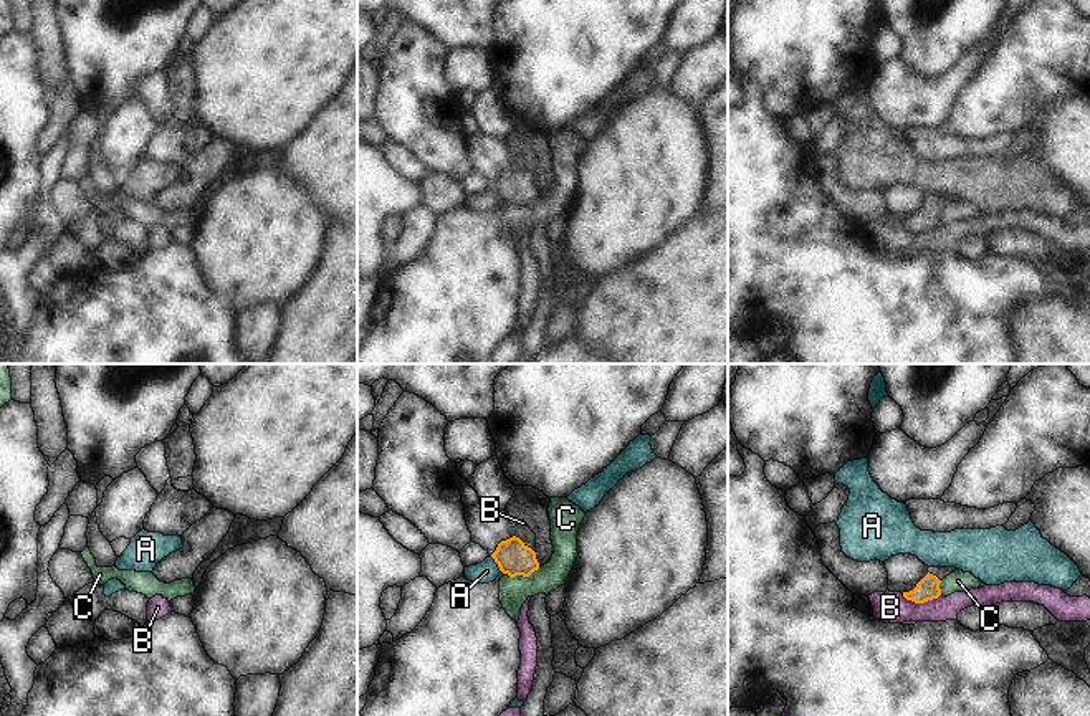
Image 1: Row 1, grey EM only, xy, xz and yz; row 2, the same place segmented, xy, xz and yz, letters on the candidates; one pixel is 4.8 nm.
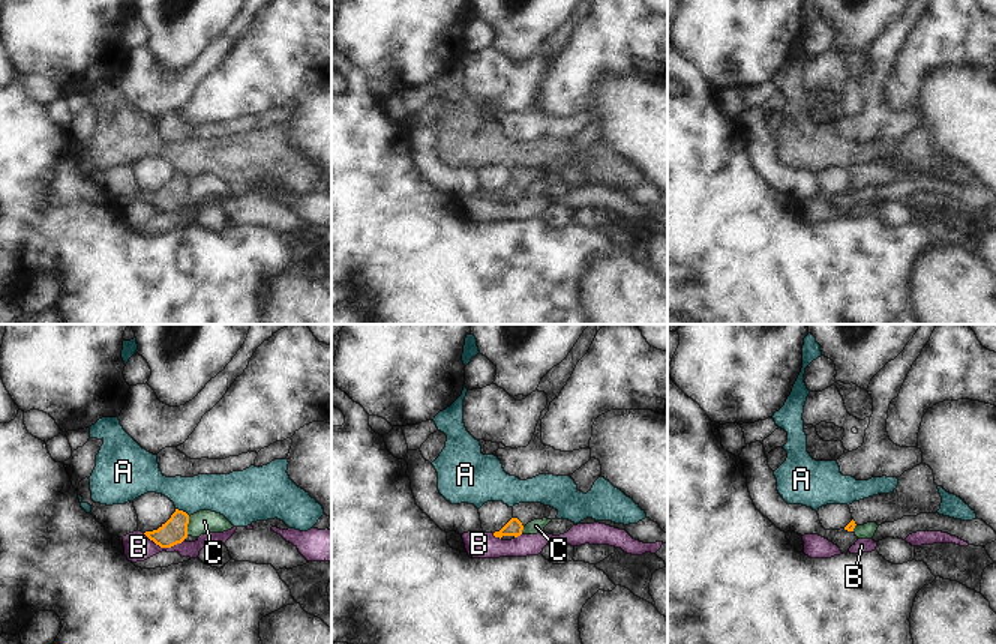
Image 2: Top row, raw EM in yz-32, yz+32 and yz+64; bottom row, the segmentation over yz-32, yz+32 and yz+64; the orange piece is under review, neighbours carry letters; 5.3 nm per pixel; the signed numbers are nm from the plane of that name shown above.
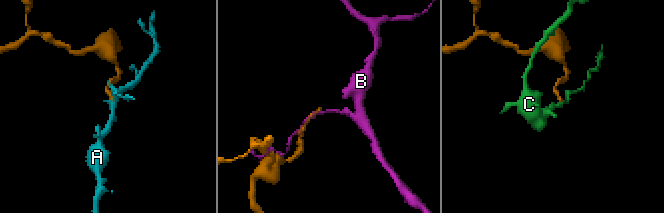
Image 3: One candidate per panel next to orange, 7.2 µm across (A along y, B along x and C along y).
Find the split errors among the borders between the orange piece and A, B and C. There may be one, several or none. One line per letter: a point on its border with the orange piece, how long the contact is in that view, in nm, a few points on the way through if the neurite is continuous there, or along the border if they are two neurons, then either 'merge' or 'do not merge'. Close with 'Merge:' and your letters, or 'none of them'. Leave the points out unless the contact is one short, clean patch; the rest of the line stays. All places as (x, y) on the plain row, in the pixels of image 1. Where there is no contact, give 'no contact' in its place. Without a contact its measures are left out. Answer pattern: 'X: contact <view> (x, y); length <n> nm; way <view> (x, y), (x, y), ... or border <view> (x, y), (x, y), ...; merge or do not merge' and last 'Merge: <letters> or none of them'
A: contact xz (497, 192); length 100 nm; border xz (490, 186), (501, 200); do not merge
B: contact yz (920, 232); length 190 nm; border yz (940, 224), (923, 232), (912, 232), (902, 225); do not merge
C: contact xz (523, 205); length 170 nm; border xz (540, 197), (528, 205), (508, 205); do not merge
Merge: none of them

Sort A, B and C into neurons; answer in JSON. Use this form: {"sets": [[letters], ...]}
{"sets": [["A"], ["B"], ["C"]]}

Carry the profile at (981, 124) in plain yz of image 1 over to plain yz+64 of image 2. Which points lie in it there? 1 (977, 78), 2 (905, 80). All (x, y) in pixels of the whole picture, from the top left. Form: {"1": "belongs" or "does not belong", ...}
{"1": "does not belong", "2": "belongs"}

